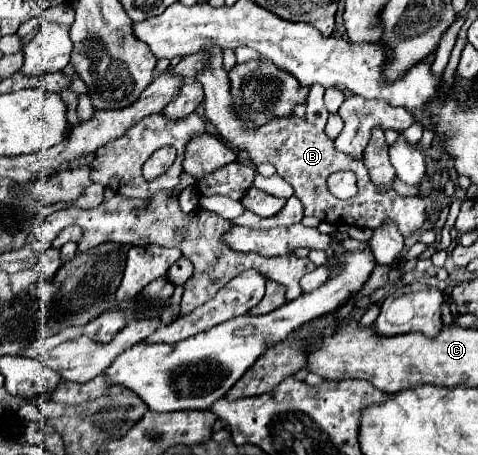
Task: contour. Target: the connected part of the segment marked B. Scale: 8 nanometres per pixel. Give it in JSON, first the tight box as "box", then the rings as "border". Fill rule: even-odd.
{"box":[196,47,428,237],"border":[[[210,47],[208,53],[212,55],[210,65],[196,77],[204,85],[204,115],[214,125],[218,135],[236,151],[244,151],[248,155],[250,165],[258,167],[260,163],[272,163],[278,171],[278,175],[292,185],[294,195],[304,205],[304,215],[312,215],[320,221],[326,221],[330,225],[352,225],[352,227],[378,227],[384,219],[392,219],[400,233],[404,237],[410,237],[412,233],[420,231],[424,223],[428,221],[426,203],[422,197],[402,197],[394,189],[376,189],[376,183],[370,181],[368,169],[362,161],[352,159],[350,155],[338,153],[334,149],[332,139],[326,137],[324,131],[330,113],[324,105],[325,88],[320,84],[310,86],[306,102],[306,117],[298,119],[294,115],[288,117],[272,117],[268,123],[256,127],[254,123],[244,123],[234,105],[230,95],[230,81],[228,73],[222,67],[222,51],[218,47]],[[350,169],[358,177],[358,195],[350,199],[338,199],[334,197],[328,187],[326,179],[330,173]]]}

